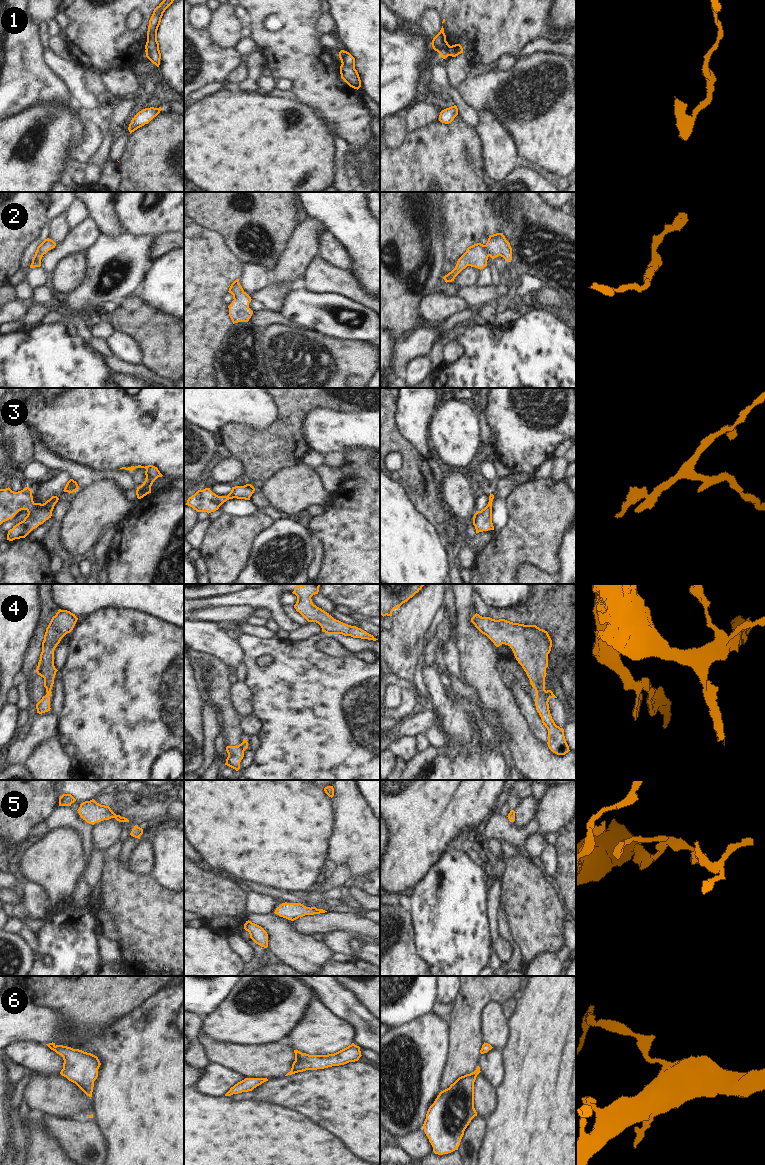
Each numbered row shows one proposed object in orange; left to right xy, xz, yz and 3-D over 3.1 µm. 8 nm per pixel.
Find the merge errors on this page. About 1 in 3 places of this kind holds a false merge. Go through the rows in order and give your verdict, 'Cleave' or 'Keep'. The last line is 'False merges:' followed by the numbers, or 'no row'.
1: Cleave
2: Keep
3: Keep
4: Keep
5: Keep
6: Keep
False merges: 1

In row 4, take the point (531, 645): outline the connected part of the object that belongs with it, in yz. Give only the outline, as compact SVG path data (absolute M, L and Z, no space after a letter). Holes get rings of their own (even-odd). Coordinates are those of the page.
M475 614L471 622L496 647L508 645L526 672L532 687L536 691L535 705L543 725L548 730L548 747L557 755L568 753L569 746L564 736L564 729L557 726L549 710L549 699L557 698L551 690L545 690L548 654L552 640L547 631L536 625L513 623L505 619L495 620Z

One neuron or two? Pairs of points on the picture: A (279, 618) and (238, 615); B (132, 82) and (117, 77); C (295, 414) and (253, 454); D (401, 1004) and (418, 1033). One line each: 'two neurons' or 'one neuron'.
A: two neurons
B: one neuron
C: one neuron
D: two neurons

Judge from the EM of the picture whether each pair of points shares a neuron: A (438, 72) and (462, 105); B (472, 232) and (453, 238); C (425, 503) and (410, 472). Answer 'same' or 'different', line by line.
A: same
B: same
C: same

